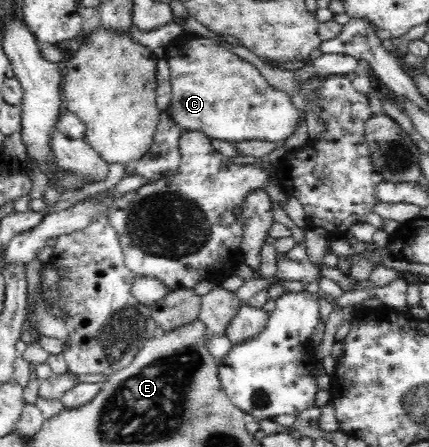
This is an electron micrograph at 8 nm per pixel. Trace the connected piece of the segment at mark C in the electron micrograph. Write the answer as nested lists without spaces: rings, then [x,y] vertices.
[[[183,31],[177,40],[165,48],[172,83],[172,99],[167,111],[184,131],[201,131],[211,139],[234,144],[249,140],[283,142],[299,125],[301,106],[294,105],[285,91],[271,87],[255,65],[231,53],[223,43]]]

